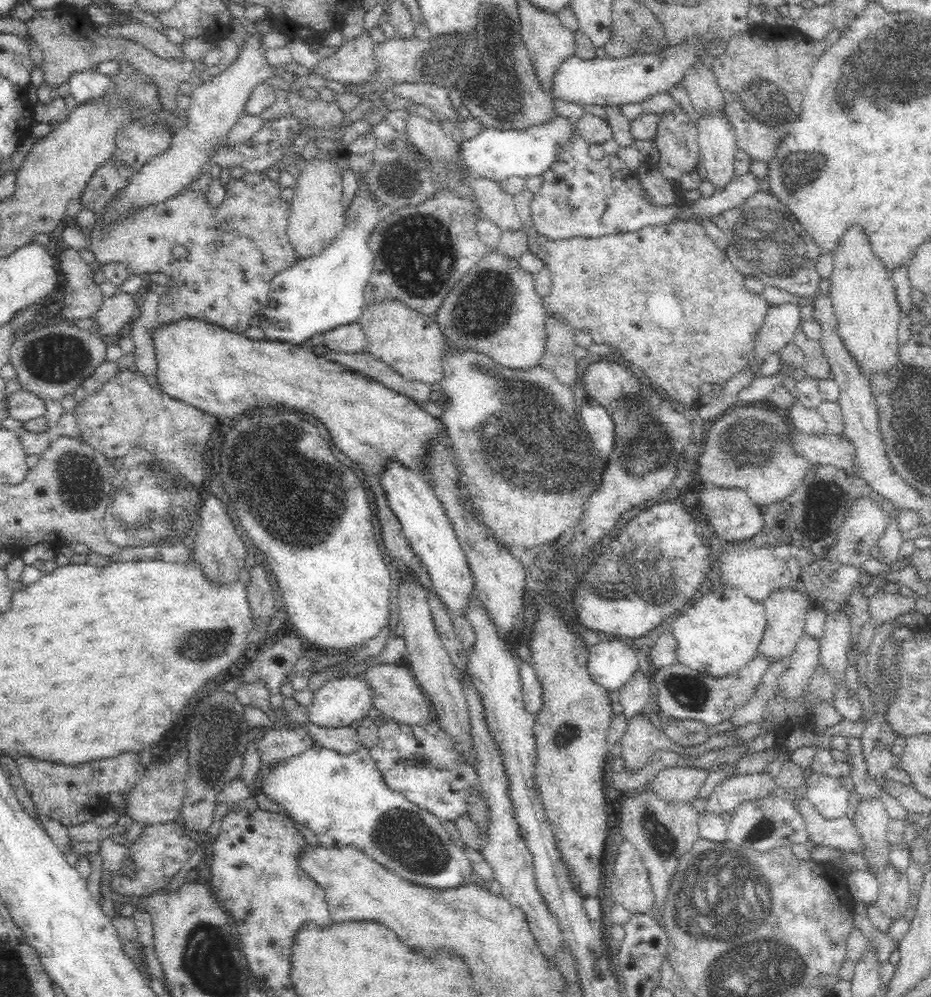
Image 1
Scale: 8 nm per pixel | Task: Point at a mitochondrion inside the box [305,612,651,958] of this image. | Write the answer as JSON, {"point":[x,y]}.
{"point":[406,838]}

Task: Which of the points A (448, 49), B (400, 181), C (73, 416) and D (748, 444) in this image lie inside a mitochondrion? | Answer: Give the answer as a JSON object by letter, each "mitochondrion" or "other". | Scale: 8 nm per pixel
{"A":"mitochondrion","B":"mitochondrion","C":"other","D":"mitochondrion"}

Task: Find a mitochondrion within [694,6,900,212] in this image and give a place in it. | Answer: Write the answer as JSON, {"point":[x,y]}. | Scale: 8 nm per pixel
{"point":[776,120]}

